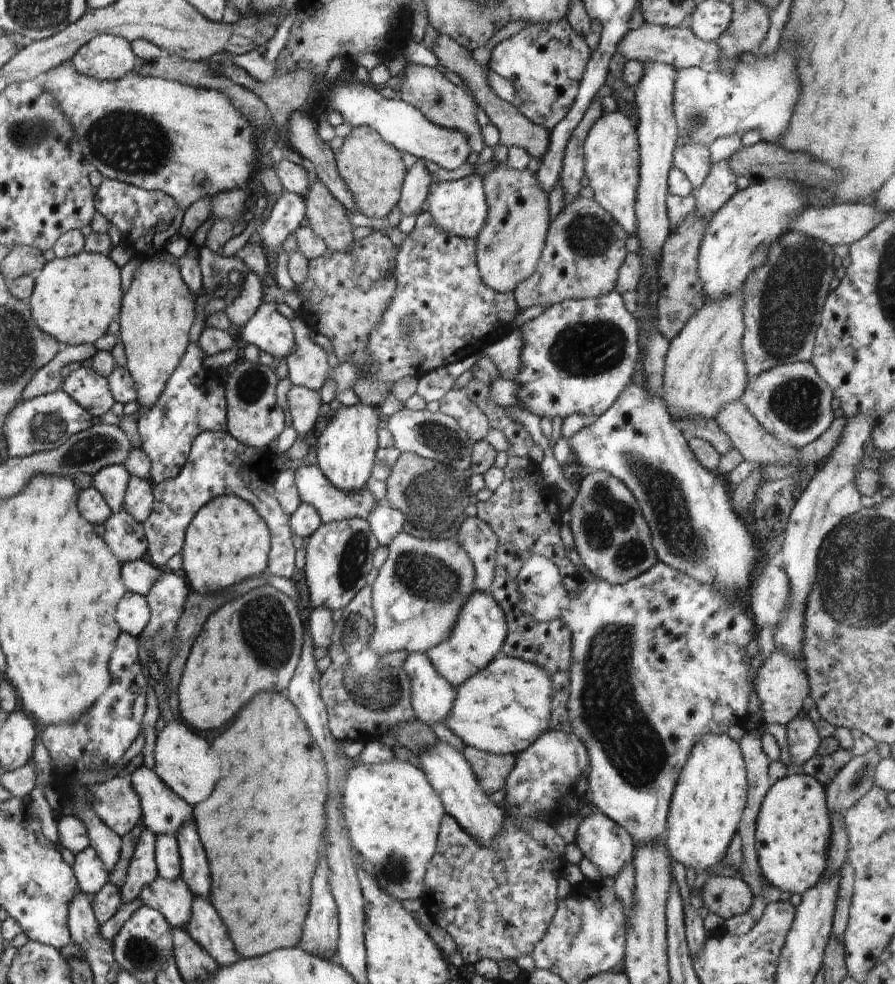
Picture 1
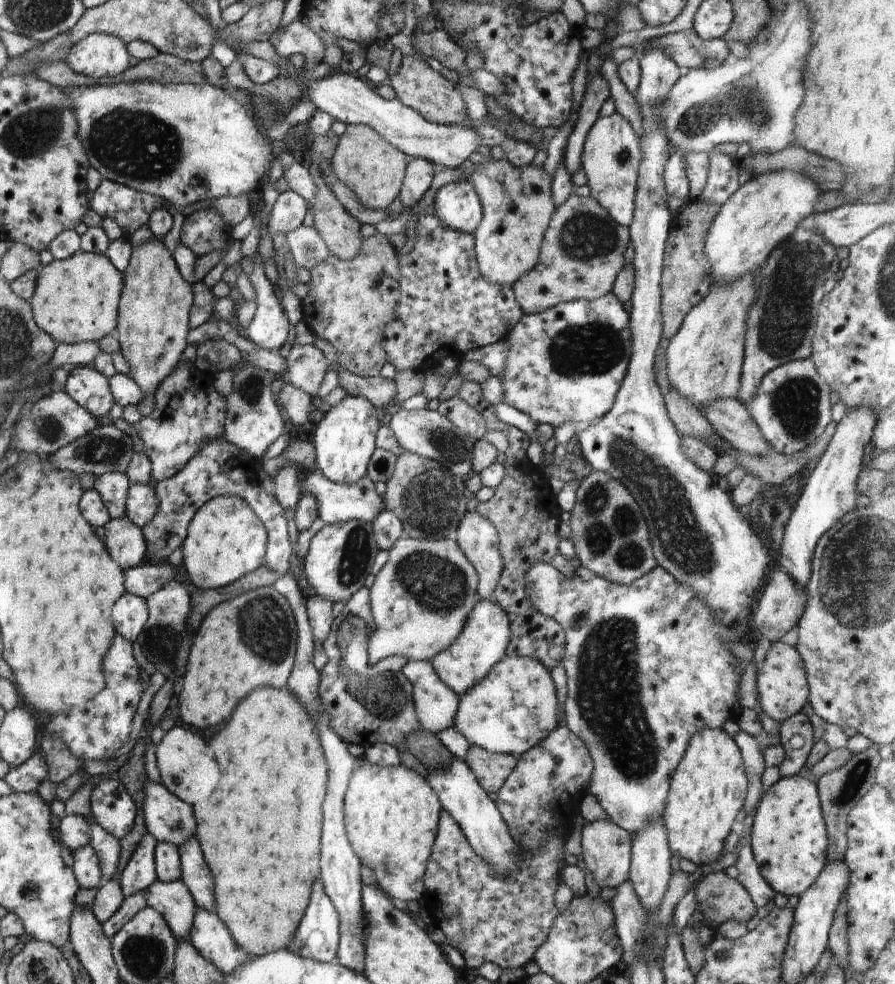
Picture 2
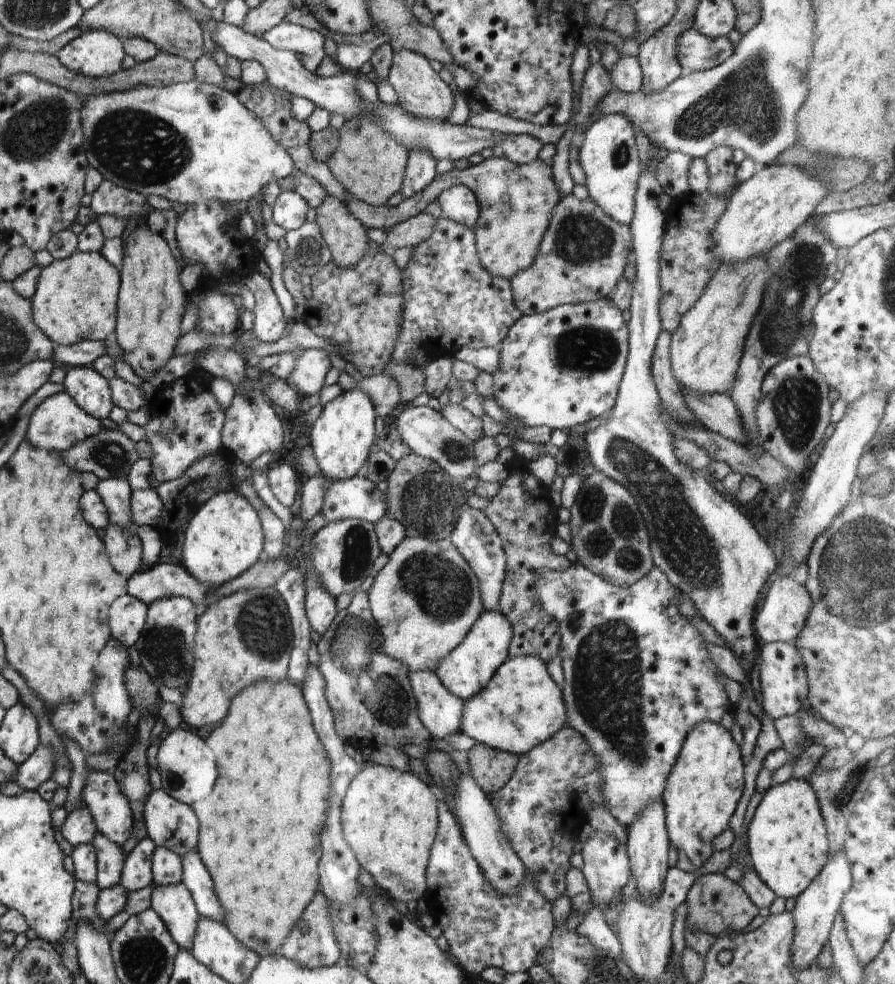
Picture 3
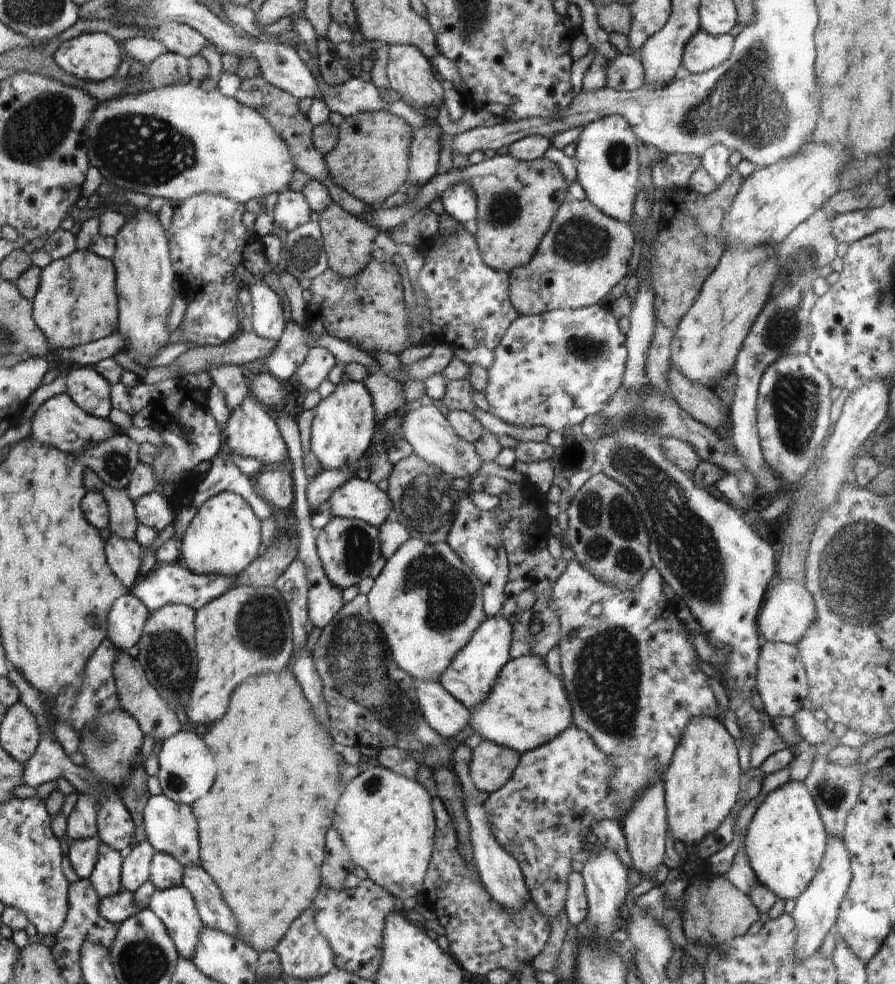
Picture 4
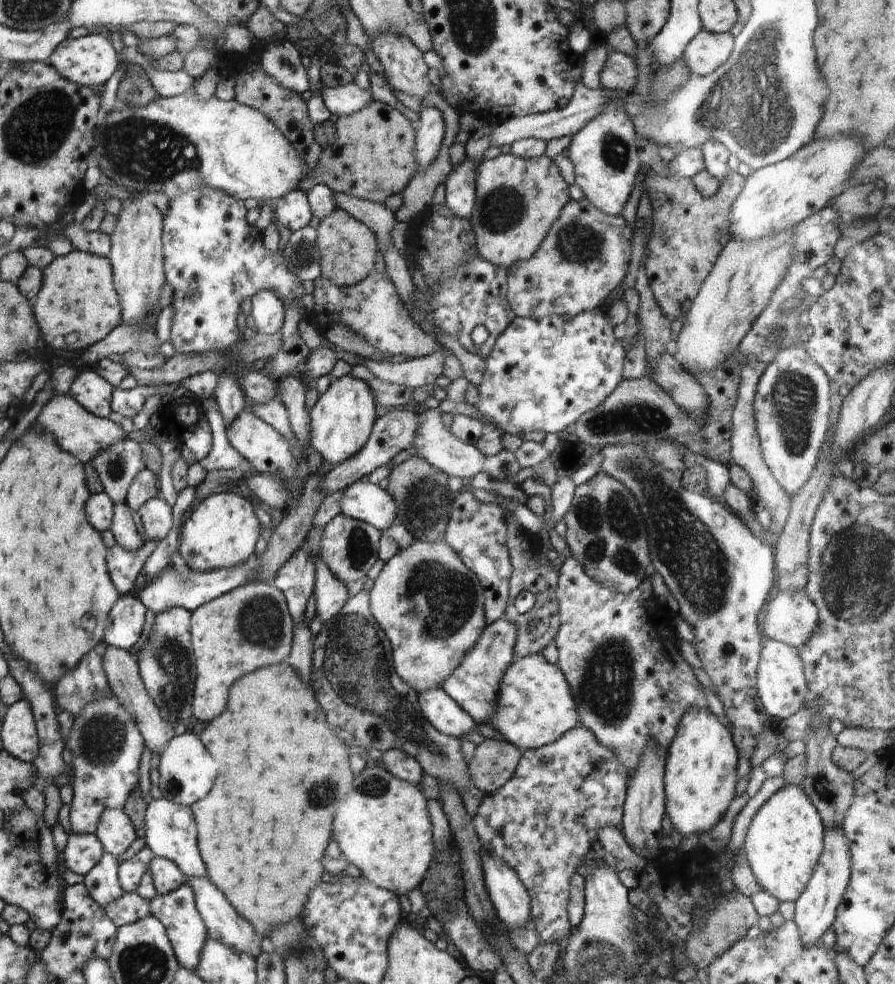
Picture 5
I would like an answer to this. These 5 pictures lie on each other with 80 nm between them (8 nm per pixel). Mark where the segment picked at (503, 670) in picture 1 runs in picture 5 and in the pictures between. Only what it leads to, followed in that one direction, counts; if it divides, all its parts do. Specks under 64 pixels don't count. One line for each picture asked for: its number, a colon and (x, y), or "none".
2: (515, 707)
3: (521, 706)
4: (527, 707)
5: (534, 707)

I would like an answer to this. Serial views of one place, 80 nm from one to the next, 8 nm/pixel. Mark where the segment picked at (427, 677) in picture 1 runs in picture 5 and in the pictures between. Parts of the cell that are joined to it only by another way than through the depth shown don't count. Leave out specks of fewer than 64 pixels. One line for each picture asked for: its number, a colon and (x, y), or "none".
2: (436, 705)
3: (440, 711)
4: (443, 713)
5: (449, 718)

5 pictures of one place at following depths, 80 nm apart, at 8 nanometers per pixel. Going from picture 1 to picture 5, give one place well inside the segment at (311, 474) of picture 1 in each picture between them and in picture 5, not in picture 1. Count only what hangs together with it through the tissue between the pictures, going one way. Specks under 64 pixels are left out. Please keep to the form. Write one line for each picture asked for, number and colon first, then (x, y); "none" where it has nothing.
2: (338, 502)
3: (358, 497)
4: (360, 499)
5: (364, 501)

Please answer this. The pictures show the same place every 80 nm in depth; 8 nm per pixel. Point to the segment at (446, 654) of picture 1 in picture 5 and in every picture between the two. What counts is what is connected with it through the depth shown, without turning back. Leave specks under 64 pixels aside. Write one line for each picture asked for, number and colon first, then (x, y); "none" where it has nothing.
2: (482, 643)
3: (467, 669)
4: (470, 676)
5: (474, 685)

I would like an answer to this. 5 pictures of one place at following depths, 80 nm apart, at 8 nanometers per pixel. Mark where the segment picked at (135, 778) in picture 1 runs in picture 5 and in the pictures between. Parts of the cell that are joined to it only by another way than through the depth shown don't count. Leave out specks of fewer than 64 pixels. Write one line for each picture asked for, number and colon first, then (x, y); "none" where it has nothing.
2: (168, 819)
3: (171, 824)
4: (170, 827)
5: (170, 829)

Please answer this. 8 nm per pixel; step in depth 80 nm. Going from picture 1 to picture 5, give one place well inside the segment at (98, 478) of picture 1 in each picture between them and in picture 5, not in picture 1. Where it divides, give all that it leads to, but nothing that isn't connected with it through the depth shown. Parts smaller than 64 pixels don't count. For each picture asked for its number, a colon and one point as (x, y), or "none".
2: (114, 487)
3: (116, 493)
4: (123, 521)
5: (124, 530)

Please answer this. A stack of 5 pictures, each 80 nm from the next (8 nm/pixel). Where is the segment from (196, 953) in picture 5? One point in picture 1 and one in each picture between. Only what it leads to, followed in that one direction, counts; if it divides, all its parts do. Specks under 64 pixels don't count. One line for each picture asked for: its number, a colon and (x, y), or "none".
1: (174, 899)
2: (172, 900)
3: (174, 904)
4: (175, 906)

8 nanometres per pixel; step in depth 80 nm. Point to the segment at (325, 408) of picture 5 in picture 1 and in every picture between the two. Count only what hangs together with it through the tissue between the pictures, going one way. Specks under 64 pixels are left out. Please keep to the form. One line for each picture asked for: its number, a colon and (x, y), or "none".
1: (346, 448)
2: (344, 439)
3: (343, 437)
4: (344, 424)

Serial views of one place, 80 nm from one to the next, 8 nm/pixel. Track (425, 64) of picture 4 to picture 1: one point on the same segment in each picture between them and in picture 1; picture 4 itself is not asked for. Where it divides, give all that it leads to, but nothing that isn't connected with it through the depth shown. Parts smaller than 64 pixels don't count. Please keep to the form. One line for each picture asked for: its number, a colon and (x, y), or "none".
1: (443, 103)
2: (417, 85)
3: (421, 92)

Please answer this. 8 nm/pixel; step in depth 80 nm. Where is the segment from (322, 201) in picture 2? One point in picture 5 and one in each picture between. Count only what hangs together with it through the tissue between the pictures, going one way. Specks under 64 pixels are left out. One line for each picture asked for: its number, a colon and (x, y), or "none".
3: (345, 236)
4: (349, 242)
5: (348, 247)

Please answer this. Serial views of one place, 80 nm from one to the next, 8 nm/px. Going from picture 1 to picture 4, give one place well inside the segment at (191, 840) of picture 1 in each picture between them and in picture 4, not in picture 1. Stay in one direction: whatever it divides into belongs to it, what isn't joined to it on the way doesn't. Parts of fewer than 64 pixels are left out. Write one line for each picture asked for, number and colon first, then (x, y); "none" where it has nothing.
2: (194, 874)
3: (195, 877)
4: (214, 913)

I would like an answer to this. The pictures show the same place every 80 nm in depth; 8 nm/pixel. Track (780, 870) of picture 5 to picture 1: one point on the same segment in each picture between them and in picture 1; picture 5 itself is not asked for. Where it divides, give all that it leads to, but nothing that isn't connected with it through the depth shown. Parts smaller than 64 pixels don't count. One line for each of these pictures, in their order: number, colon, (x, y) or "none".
1: (793, 830)
2: (789, 839)
3: (787, 840)
4: (785, 842)

